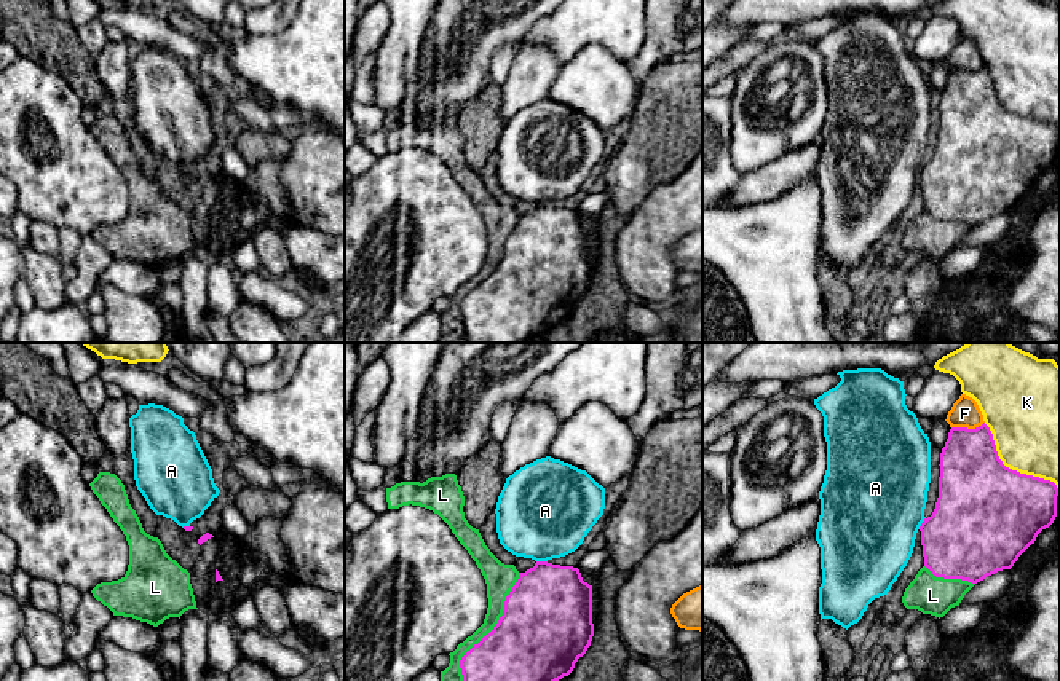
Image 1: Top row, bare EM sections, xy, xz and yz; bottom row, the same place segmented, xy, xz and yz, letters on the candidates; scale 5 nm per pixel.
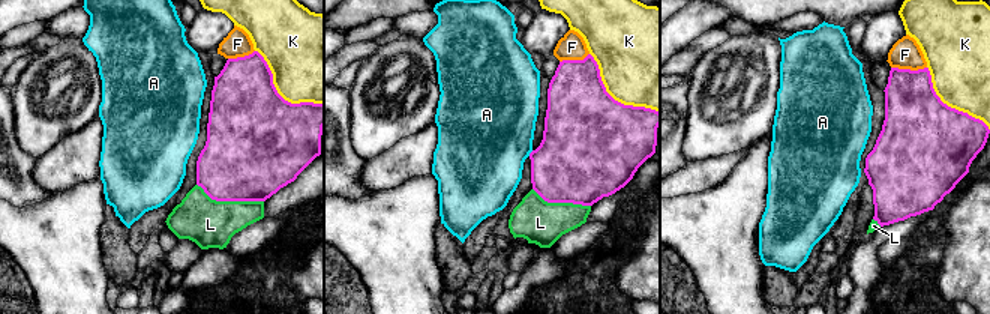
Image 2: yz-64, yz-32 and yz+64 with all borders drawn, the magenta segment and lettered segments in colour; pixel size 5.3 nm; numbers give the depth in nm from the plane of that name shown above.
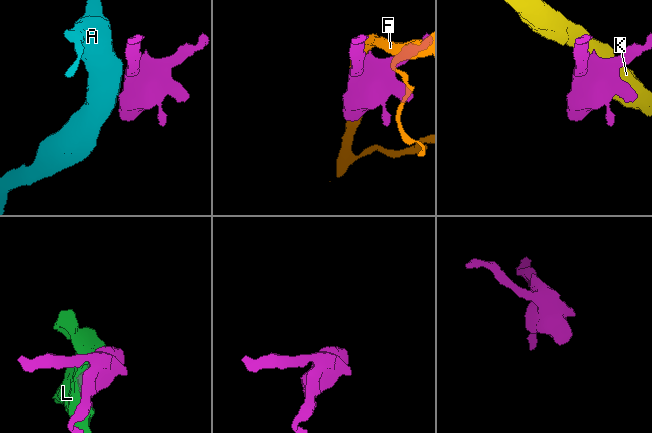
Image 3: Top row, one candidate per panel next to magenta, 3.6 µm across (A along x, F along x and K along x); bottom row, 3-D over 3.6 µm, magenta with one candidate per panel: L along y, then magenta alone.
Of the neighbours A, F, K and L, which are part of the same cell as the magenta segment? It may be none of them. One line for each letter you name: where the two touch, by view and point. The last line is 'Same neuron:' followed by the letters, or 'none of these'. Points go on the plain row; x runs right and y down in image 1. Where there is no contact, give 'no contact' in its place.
Same neuron: none of these

